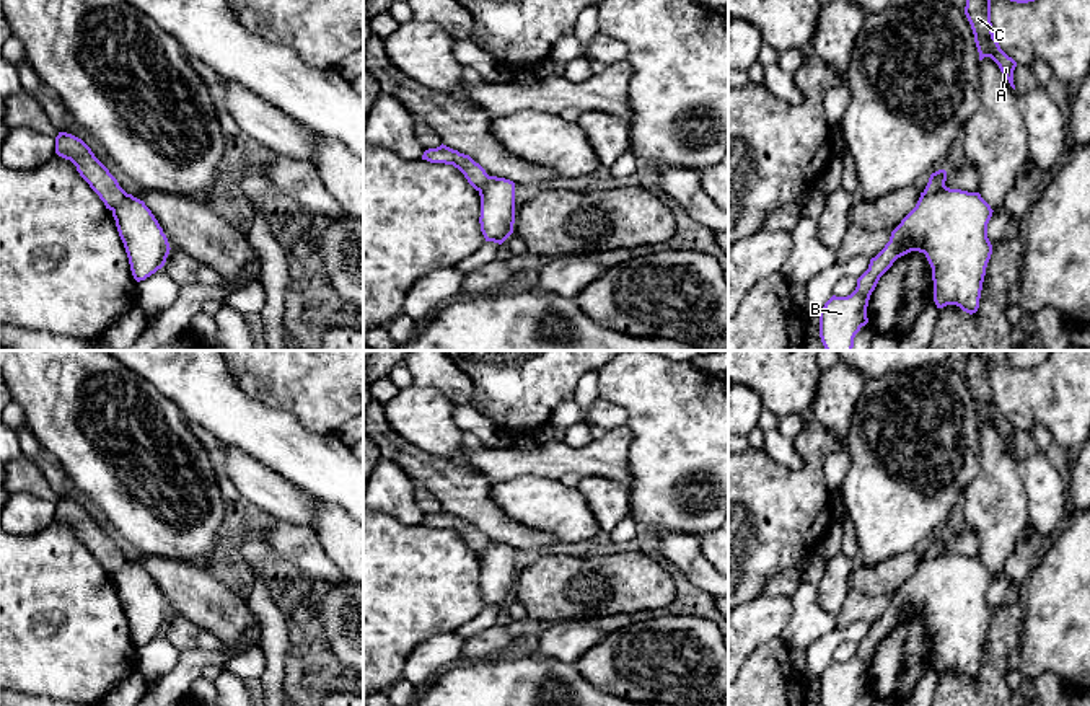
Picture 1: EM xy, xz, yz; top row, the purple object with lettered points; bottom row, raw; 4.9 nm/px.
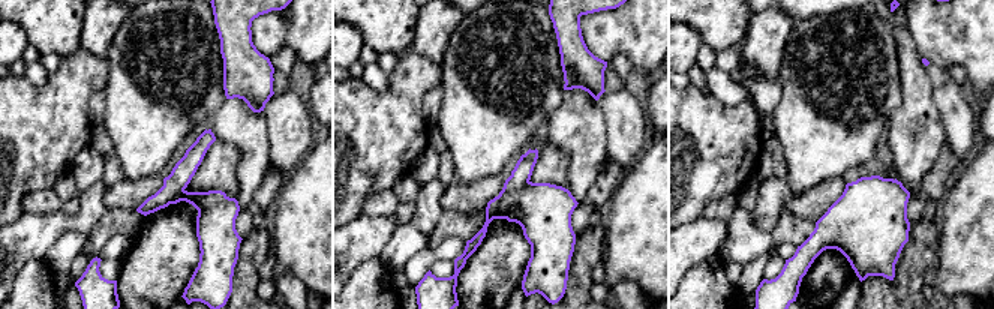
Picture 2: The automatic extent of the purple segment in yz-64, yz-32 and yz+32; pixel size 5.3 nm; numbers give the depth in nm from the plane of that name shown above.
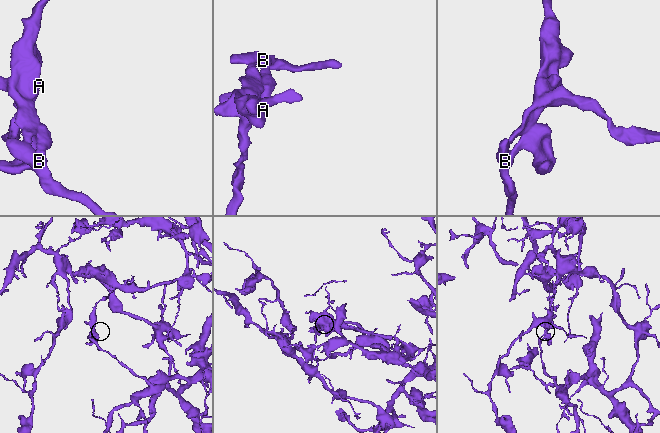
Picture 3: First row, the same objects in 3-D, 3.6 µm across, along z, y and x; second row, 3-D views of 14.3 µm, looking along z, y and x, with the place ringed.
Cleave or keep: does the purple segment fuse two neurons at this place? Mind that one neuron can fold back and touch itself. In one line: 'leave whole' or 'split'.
leave whole

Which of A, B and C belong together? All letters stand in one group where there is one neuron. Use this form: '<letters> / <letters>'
A B C

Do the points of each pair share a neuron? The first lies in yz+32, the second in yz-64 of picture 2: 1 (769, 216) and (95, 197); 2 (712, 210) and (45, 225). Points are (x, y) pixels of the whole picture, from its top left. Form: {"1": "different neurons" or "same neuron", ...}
{"1": "same neuron", "2": "different neurons"}

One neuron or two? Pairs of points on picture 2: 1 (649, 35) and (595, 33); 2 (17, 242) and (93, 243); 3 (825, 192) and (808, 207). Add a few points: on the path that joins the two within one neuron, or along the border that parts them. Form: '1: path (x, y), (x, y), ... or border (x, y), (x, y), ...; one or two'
1: path (636, 33), (609, 33); one
2: border (108, 209), (86, 236); two
3: path (820, 197), (813, 204); one

